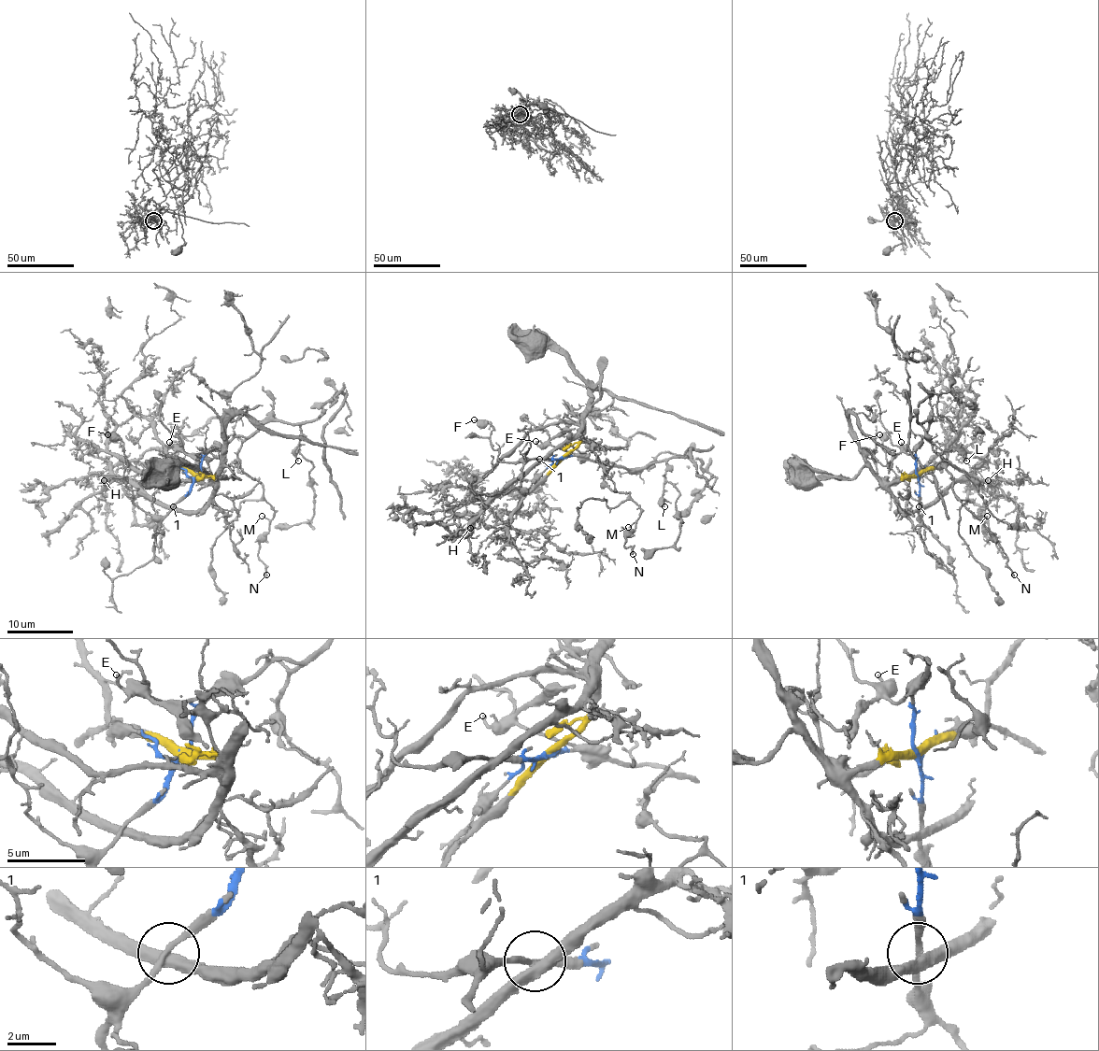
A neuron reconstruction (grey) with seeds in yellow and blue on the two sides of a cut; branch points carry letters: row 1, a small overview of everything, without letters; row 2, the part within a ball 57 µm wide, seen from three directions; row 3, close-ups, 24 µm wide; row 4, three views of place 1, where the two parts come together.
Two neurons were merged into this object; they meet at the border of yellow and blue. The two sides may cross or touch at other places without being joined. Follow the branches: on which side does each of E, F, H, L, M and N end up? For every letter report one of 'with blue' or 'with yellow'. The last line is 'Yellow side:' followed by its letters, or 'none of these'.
E: with blue
F: with blue
H: with yellow
L: with blue
M: with blue
N: with blue
Yellow side: H

